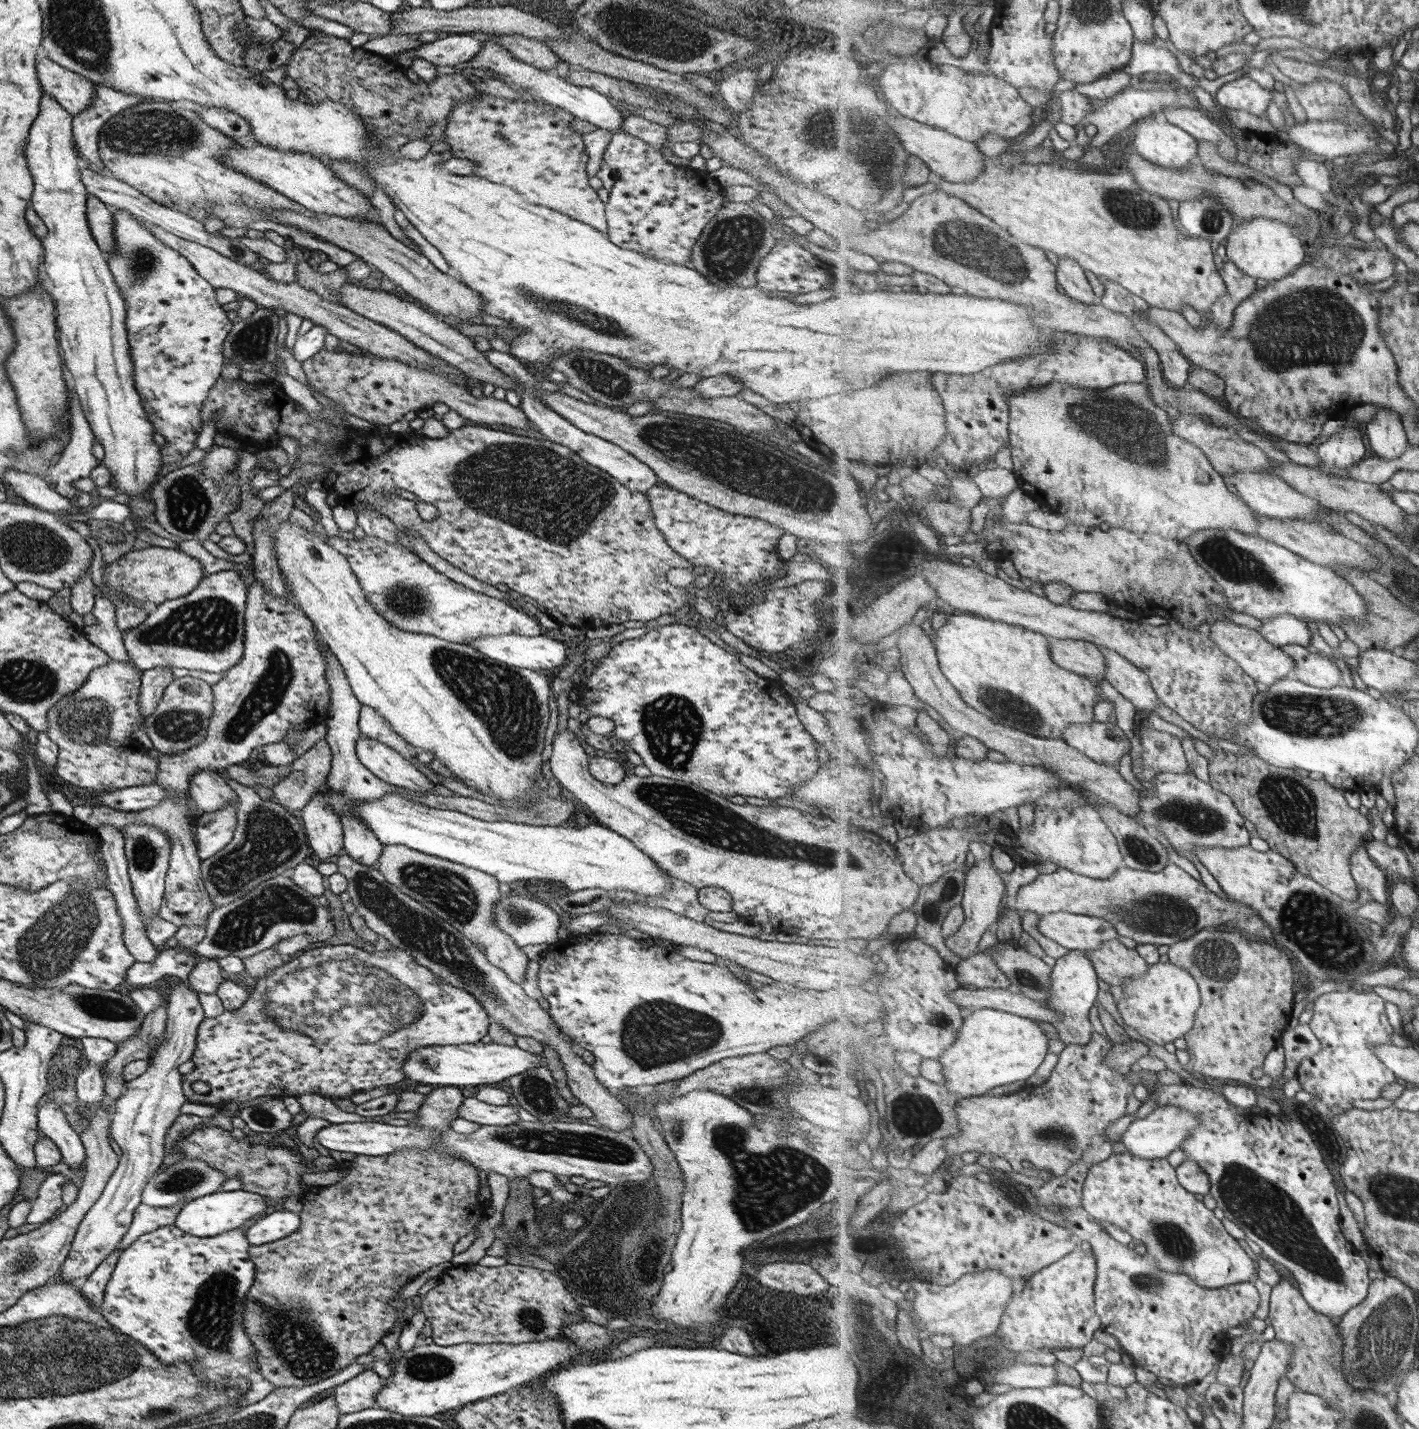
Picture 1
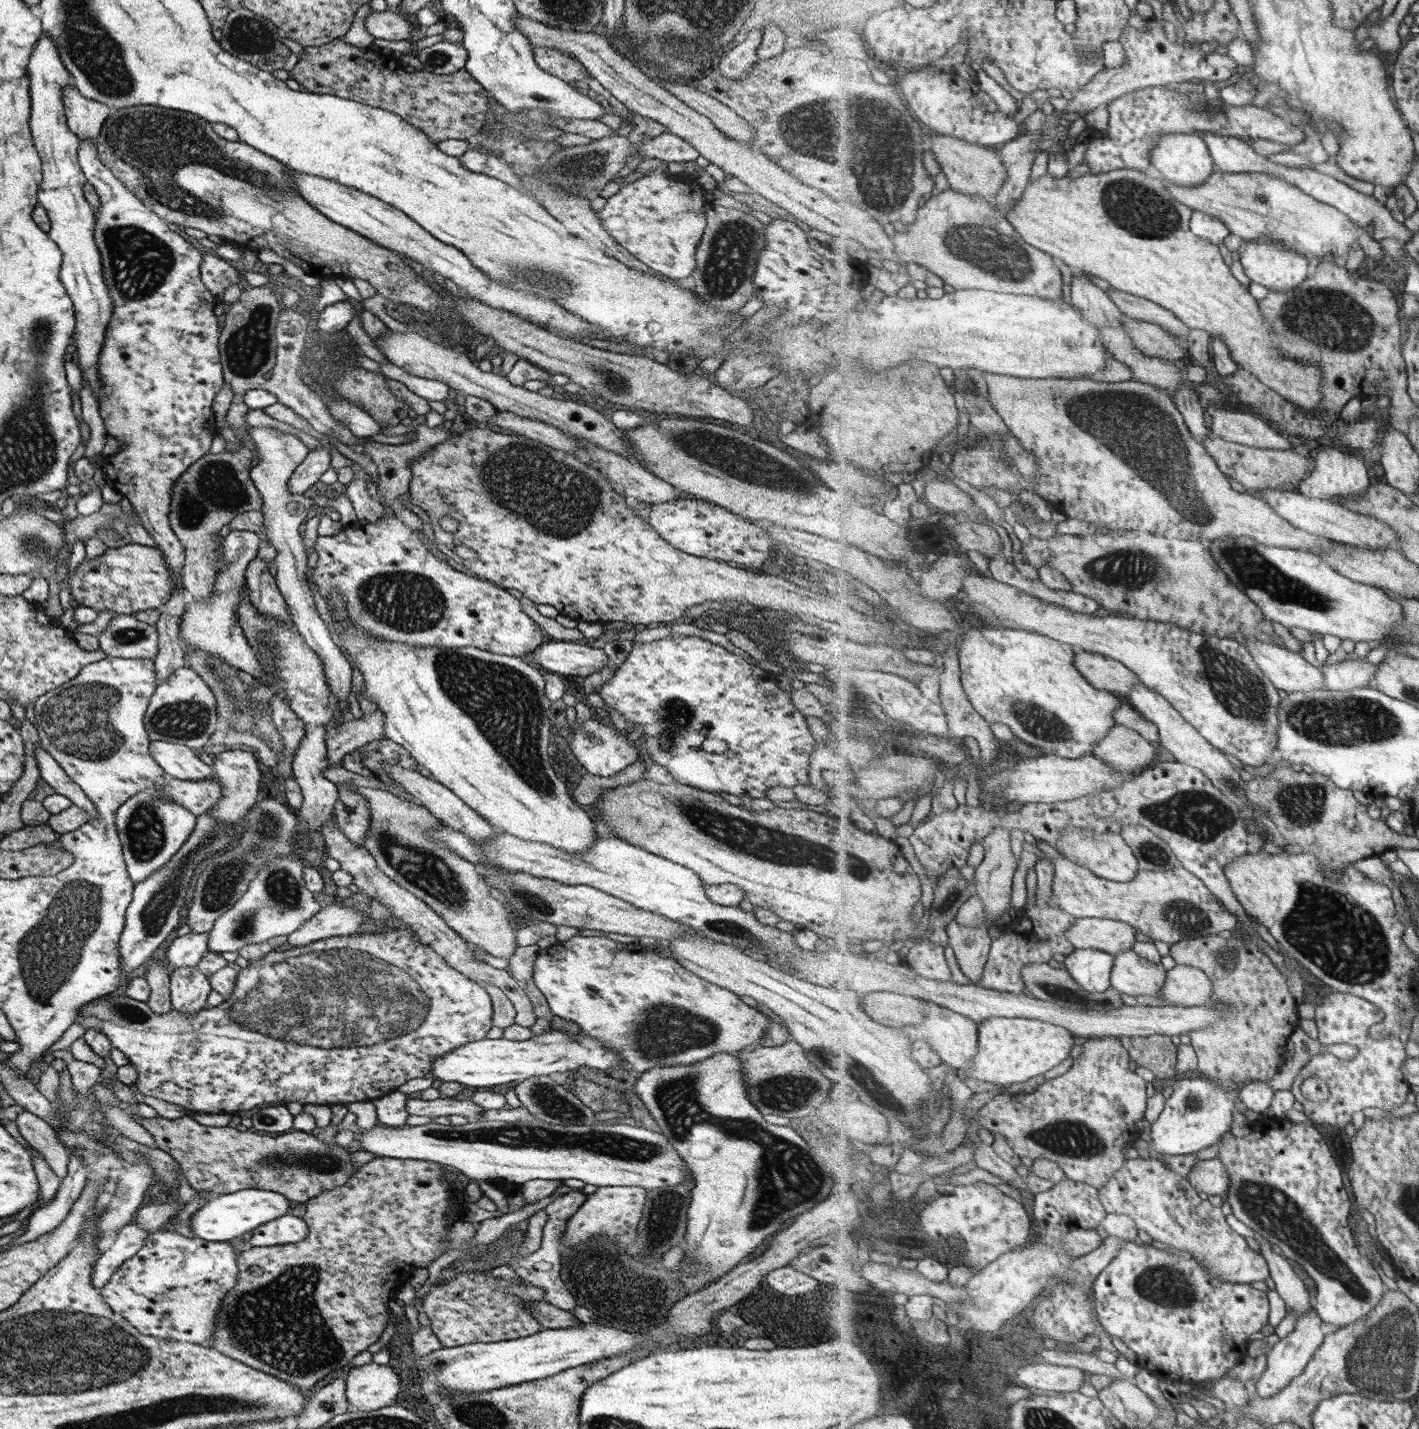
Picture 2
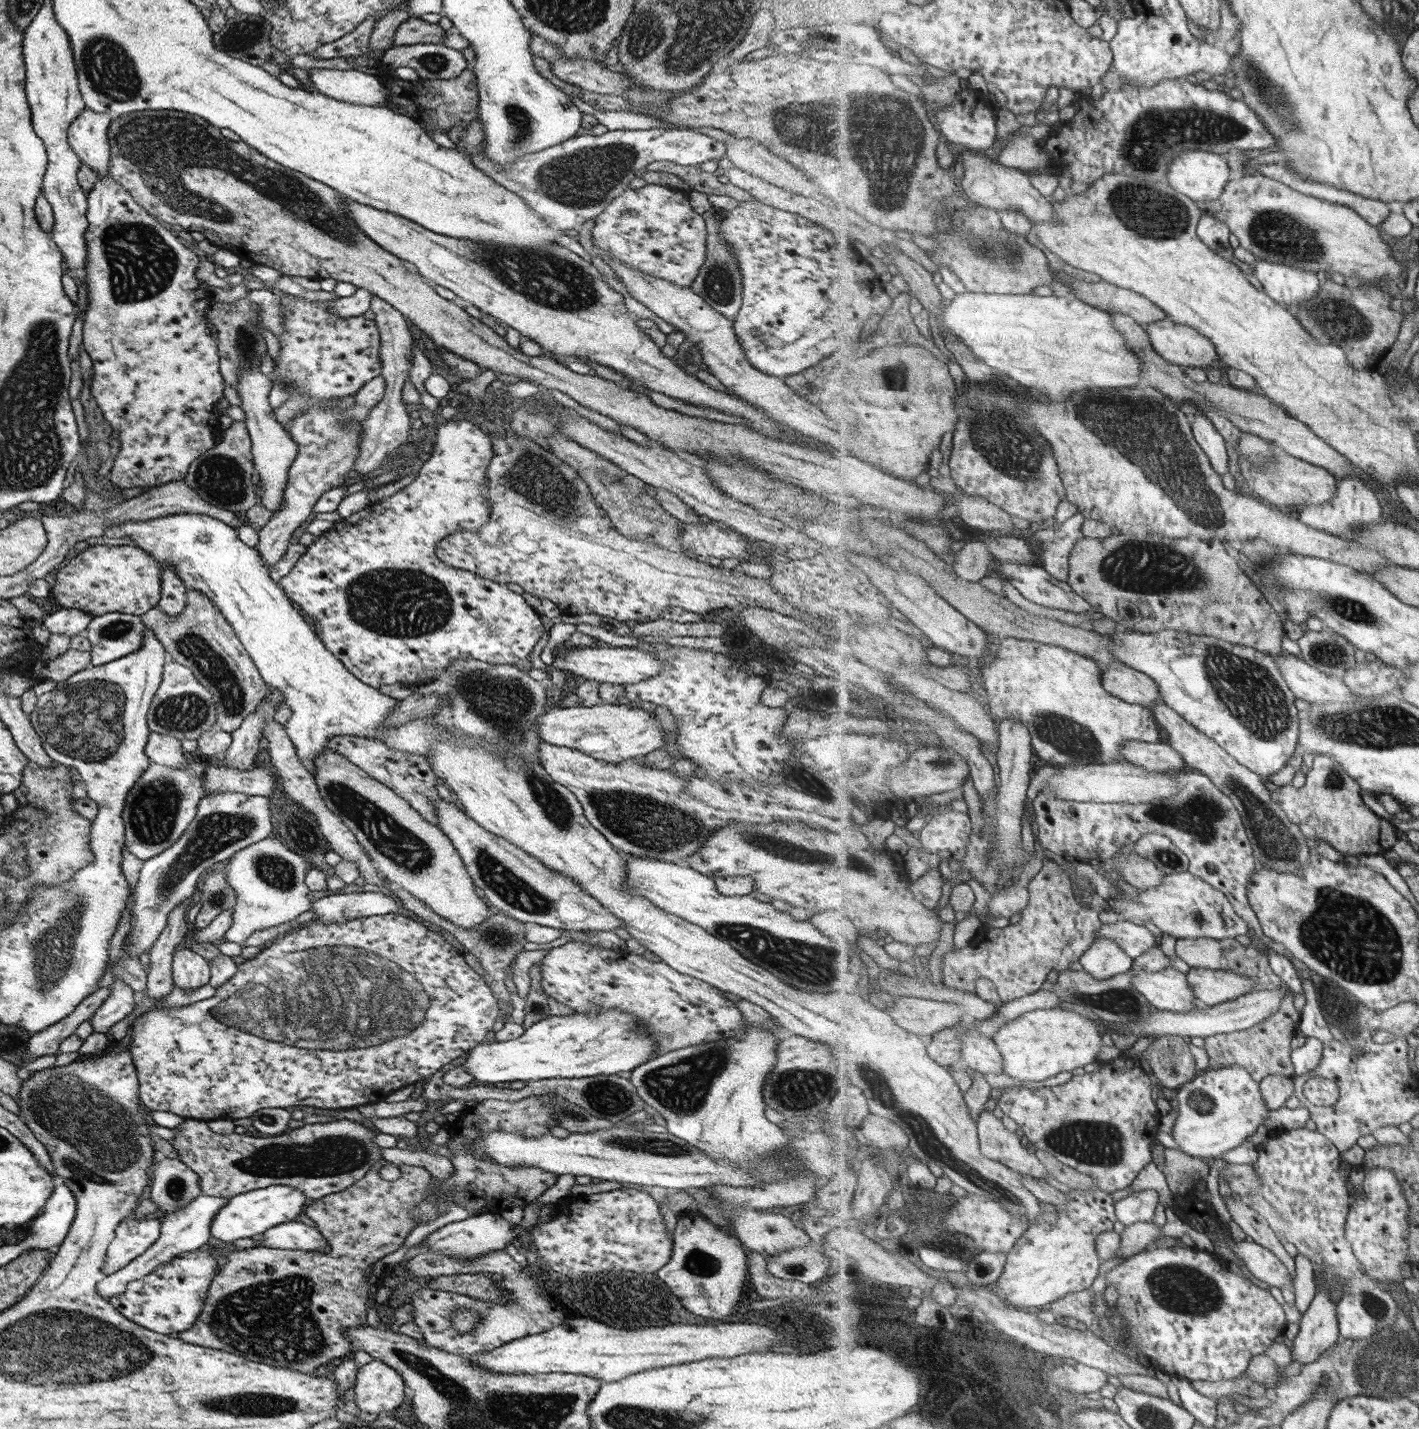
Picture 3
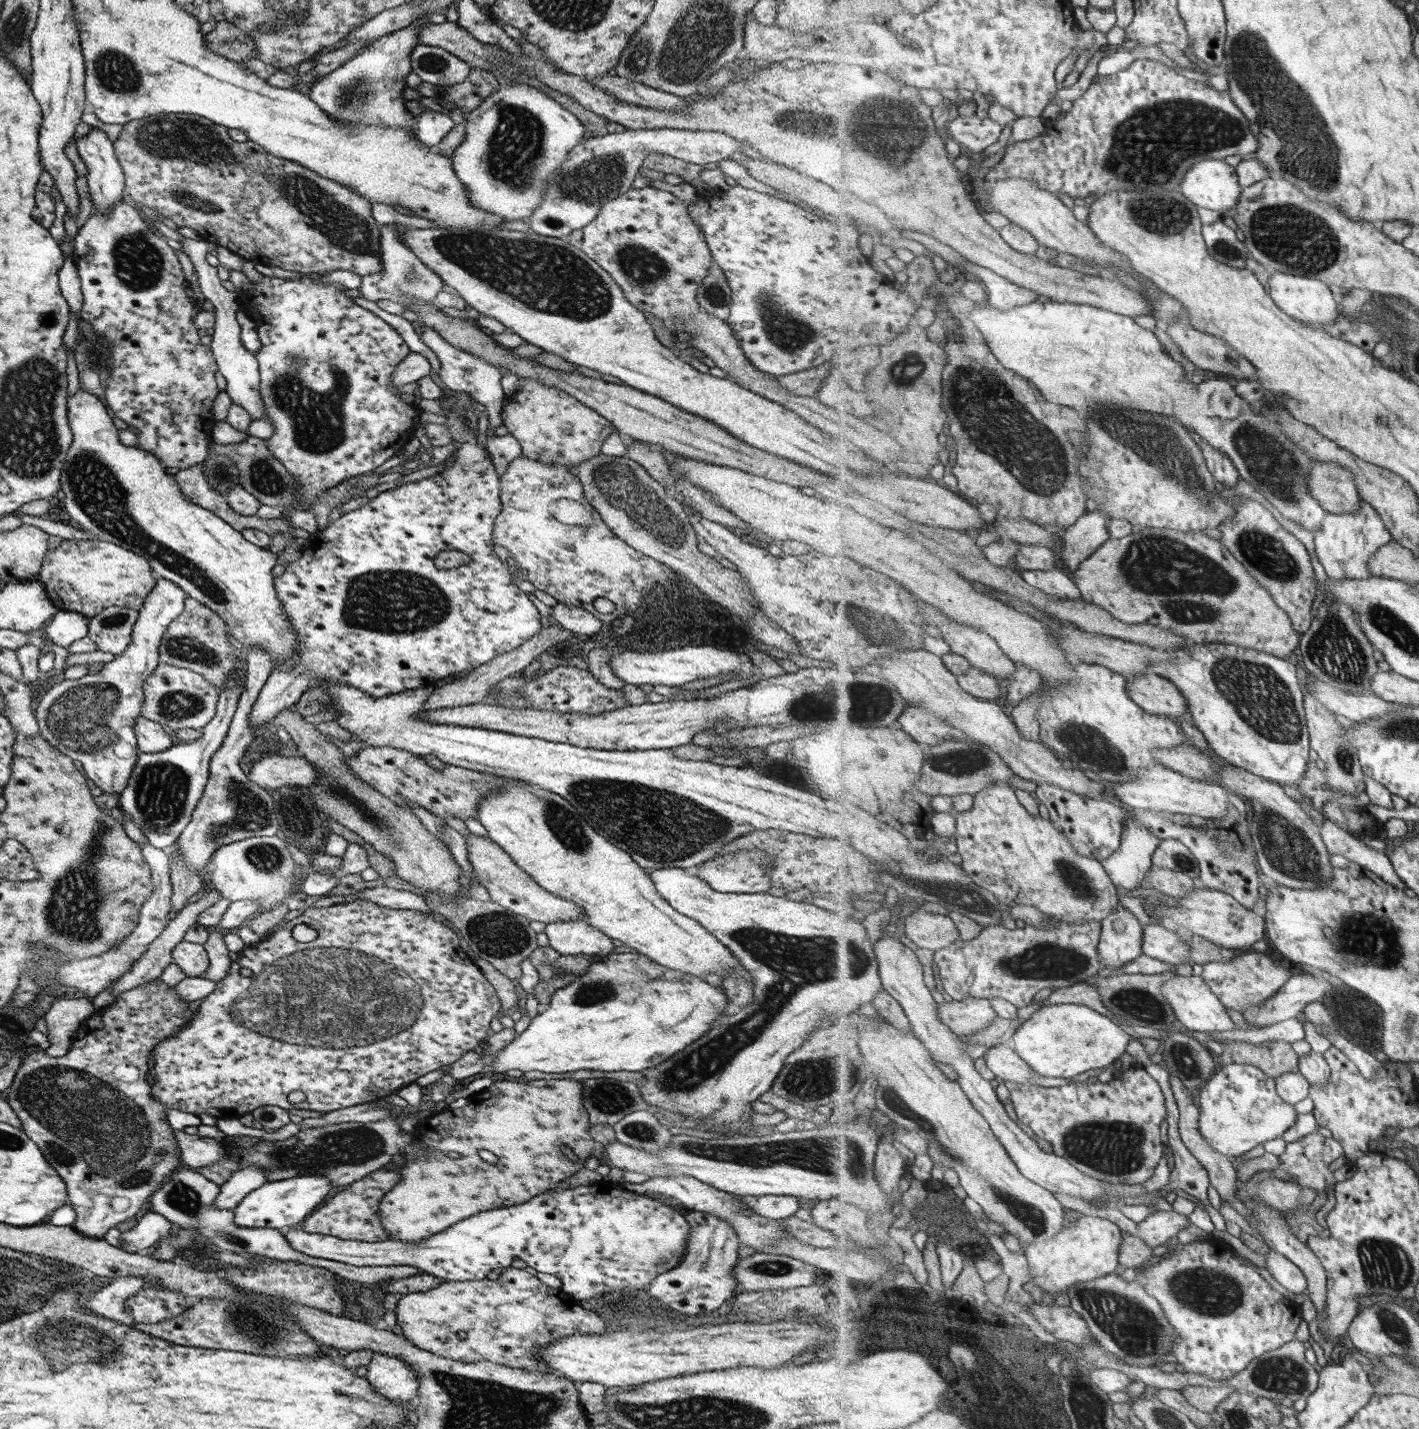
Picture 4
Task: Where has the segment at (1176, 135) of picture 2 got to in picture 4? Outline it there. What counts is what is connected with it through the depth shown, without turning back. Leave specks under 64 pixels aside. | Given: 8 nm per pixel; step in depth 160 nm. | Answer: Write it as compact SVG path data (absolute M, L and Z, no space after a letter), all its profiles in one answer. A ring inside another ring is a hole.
M1223 159L1198 162L1184 176L1181 192L1198 207L1228 212L1238 205L1243 189L1236 167Z

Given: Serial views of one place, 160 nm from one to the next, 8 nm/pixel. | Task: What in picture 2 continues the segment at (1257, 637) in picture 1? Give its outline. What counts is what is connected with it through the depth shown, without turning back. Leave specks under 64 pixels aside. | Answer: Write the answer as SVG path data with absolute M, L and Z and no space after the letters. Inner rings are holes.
M1245 639L1245 642L1257 664L1278 689L1311 692L1325 688L1326 678L1321 665L1314 661L1307 662L1307 658L1299 652L1258 640Z

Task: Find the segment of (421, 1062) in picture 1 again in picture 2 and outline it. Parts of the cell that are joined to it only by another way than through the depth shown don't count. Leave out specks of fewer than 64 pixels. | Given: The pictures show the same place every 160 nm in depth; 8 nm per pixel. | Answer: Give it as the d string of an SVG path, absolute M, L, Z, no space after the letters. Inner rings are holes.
M545 1030L539 1036L532 1035L529 1040L509 1041L503 1038L497 1040L488 1040L483 1038L477 1041L470 1041L468 1044L453 1049L451 1052L446 1052L443 1056L437 1056L431 1063L430 1072L444 1082L458 1082L465 1087L475 1087L477 1090L491 1089L499 1084L507 1084L507 1082L517 1082L531 1078L533 1076L547 1076L553 1072L567 1072L576 1070L580 1066L585 1068L594 1068L595 1070L607 1070L608 1068L617 1069L621 1064L619 1060L622 1058L613 1052L607 1050L605 1046L601 1046L597 1040L591 1040L585 1034L567 1034L561 1030Z

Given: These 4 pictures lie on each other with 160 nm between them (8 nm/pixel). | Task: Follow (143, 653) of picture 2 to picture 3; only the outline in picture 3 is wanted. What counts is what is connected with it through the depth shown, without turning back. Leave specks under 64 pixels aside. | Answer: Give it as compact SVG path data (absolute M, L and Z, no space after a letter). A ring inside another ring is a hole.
M108 612L95 616L82 633L90 642L90 664L97 666L140 648L144 626L140 617Z

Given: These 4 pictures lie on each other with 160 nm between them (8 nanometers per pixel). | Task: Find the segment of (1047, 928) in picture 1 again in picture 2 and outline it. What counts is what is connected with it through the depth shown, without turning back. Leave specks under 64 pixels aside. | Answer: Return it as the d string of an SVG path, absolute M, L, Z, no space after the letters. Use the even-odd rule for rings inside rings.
M1078 918L1066 937L1077 949L1101 949L1115 955L1134 948L1137 929L1110 918Z

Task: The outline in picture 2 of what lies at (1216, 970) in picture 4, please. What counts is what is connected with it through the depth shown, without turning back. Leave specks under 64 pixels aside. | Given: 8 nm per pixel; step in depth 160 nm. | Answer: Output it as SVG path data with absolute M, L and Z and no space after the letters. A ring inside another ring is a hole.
M1176 965L1167 971L1165 987L1159 993L1159 999L1173 1008L1193 1008L1211 1004L1213 982L1199 968L1188 965Z

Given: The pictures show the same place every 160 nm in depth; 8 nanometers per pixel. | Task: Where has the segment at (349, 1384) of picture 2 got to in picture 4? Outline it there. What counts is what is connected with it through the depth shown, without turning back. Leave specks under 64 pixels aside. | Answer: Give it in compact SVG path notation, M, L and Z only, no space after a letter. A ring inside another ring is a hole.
M372 1354L364 1377L375 1393L394 1403L407 1403L418 1389L416 1376L408 1364L386 1354Z

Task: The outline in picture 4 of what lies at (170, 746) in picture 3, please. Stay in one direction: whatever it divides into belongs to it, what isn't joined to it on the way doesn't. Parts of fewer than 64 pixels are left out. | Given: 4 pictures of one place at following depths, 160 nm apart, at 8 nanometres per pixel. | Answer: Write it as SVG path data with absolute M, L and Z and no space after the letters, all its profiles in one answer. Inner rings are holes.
M140 714L133 720L133 732L139 753L161 752L173 745L173 738L161 729L158 722Z

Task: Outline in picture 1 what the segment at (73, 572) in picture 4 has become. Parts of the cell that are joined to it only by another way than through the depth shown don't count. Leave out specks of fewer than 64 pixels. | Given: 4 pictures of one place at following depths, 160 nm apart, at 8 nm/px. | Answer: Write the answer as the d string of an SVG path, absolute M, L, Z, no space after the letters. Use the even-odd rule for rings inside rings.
M137 546L131 552L123 554L119 560L102 566L102 582L114 592L130 598L132 602L141 602L154 607L165 600L181 598L191 592L203 578L201 564L191 556L177 549L165 549L159 546Z

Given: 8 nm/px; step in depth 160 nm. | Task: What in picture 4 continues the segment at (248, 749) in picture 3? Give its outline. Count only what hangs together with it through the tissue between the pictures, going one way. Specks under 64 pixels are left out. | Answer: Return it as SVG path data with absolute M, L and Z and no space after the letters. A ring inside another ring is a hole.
M459 392L450 410L445 412L445 426L452 436L452 443L454 441L459 442L455 452L443 457L443 461L445 461L449 456L455 455L453 465L445 467L443 471L439 471L433 476L385 490L377 494L372 500L370 499L364 506L359 506L357 510L342 514L337 520L333 520L331 524L328 524L326 529L321 529L315 534L311 534L308 542L301 547L301 557L296 562L289 563L281 572L281 575L274 579L273 583L277 600L281 603L282 612L287 615L291 631L296 634L296 647L292 655L289 655L284 661L281 661L270 670L269 676L252 704L248 714L248 723L254 736L260 734L257 728L261 724L269 722L273 724L272 720L275 715L278 715L278 712L281 712L289 705L293 705L302 692L305 692L314 684L320 684L322 680L348 684L373 698L397 694L407 689L434 686L447 681L451 677L456 677L458 674L467 673L472 668L489 662L494 656L511 651L512 648L518 647L519 644L524 643L527 639L533 638L541 630L539 612L535 605L530 601L527 594L513 584L507 564L501 562L491 552L493 522L501 509L498 498L498 476L493 471L489 453L477 443L475 435L470 431L473 423L471 413L467 409L470 402L474 402L474 400L466 392ZM447 550L461 552L473 562L457 568L437 569L433 562L434 557L437 553Z

